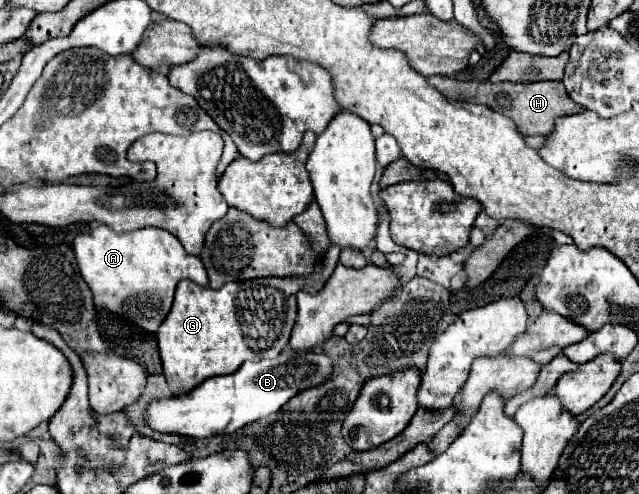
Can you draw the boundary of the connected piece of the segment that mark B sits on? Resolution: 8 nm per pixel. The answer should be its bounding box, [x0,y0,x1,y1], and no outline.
[143,349,331,437]

